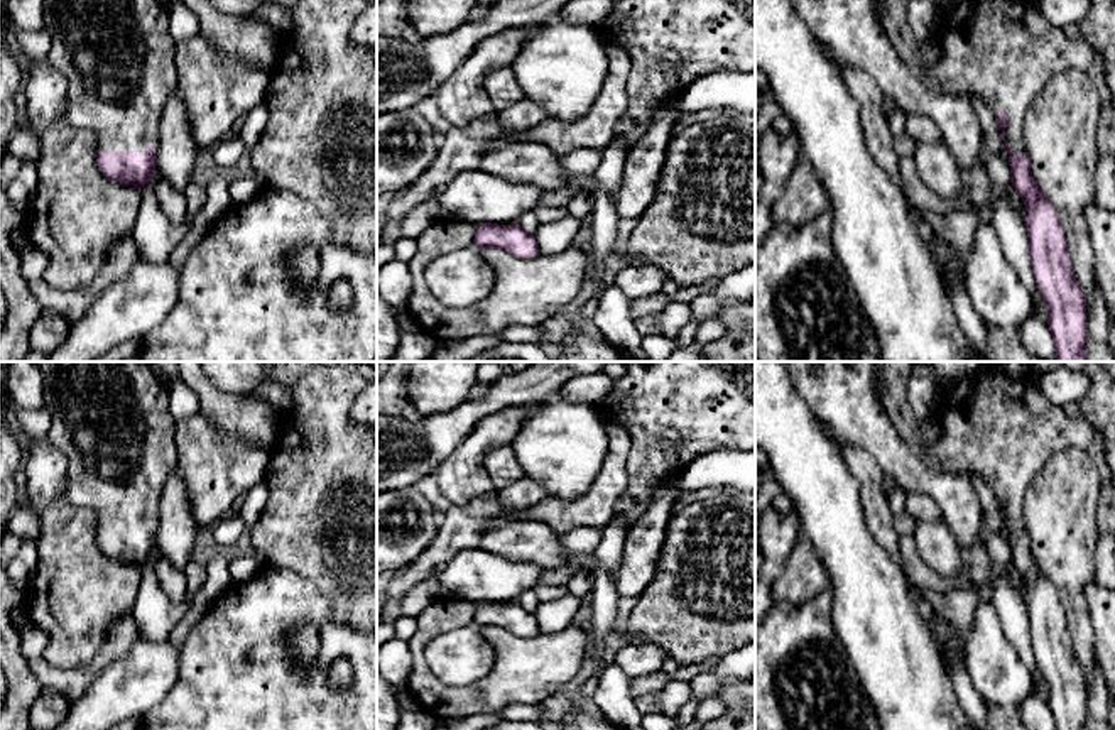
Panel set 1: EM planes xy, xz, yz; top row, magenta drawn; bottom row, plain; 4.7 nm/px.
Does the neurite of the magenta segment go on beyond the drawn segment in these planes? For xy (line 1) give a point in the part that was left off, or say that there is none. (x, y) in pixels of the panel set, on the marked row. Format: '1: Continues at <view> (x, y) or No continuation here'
1: Continues at xy (117, 56)

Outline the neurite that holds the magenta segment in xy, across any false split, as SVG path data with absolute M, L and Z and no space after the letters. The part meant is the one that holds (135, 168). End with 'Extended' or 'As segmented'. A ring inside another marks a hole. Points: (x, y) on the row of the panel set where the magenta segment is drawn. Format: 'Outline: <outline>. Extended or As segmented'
Outline: M44 0L51 35L47 61L68 79L66 122L98 135L96 166L105 179L139 191L157 166L159 123L177 86L174 41L160 0Z. Extended

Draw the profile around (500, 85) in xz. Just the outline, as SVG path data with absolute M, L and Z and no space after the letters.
M510 68L493 69L483 81L483 88L497 113L525 98Z

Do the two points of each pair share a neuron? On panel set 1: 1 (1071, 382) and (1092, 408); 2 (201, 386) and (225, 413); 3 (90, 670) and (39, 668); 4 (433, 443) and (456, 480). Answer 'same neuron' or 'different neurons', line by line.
1: different neurons
2: same neuron
3: same neuron
4: different neurons

